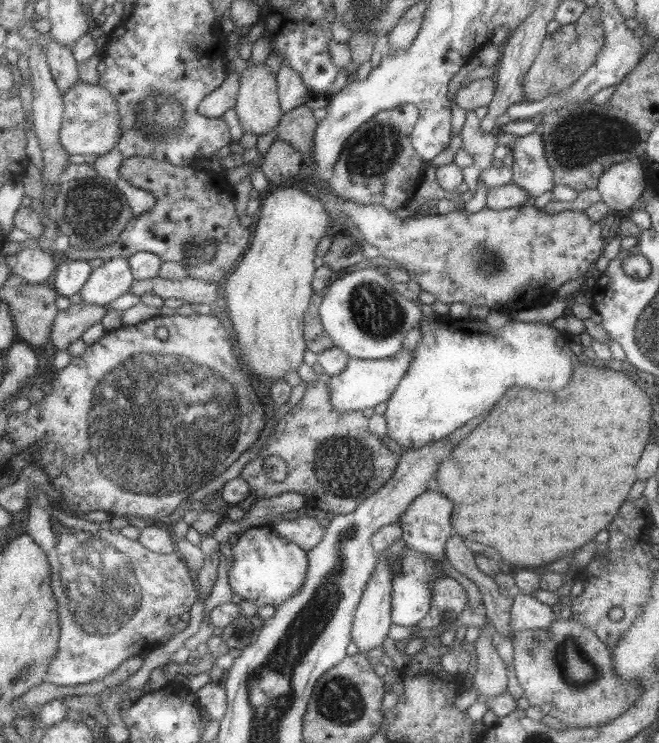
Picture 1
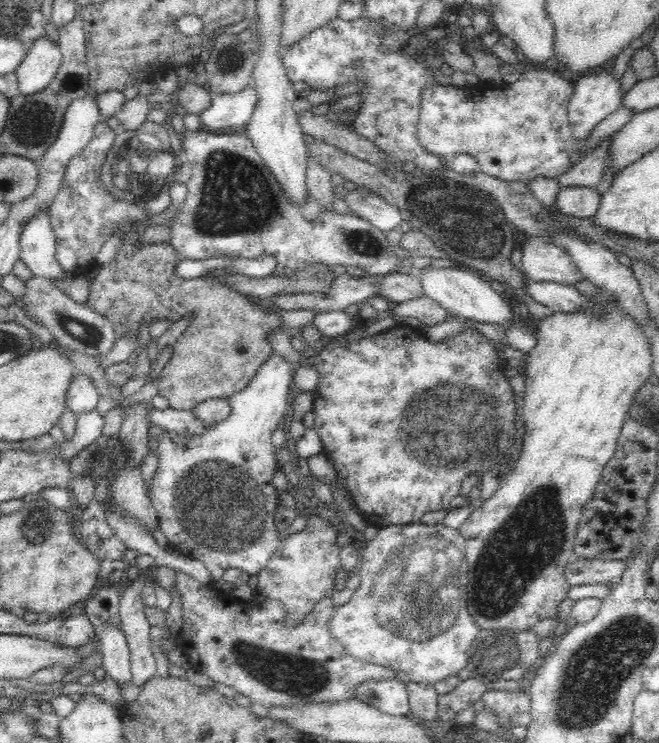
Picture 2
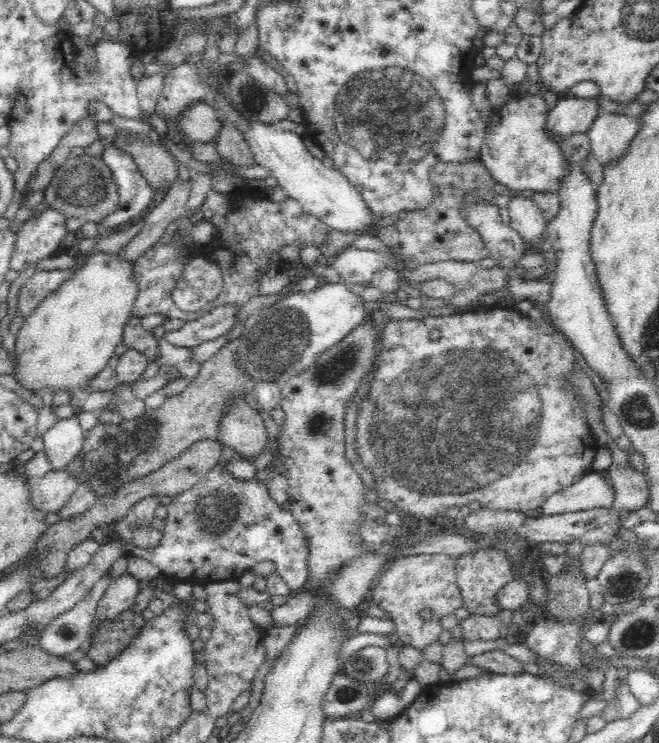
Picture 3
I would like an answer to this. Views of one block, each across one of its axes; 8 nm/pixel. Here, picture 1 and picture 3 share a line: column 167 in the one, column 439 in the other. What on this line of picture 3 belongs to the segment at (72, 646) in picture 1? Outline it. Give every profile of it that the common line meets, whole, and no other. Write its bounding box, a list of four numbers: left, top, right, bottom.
[366,554,462,649]

